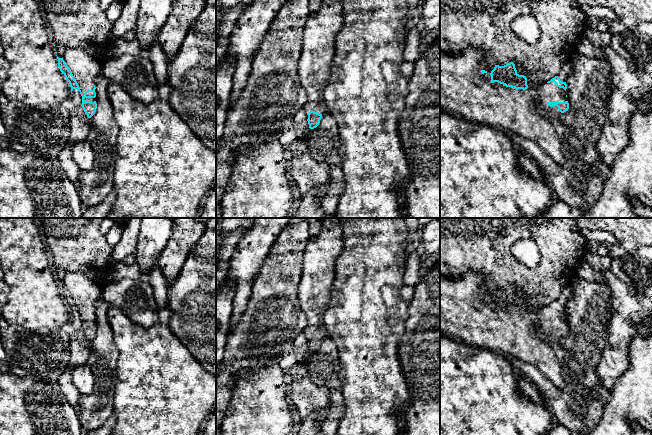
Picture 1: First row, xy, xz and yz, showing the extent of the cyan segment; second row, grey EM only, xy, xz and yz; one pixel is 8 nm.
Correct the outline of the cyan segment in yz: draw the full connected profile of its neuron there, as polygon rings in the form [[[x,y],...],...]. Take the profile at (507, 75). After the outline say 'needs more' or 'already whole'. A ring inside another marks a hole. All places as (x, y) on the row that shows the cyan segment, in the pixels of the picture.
[[[469,48],[462,54],[447,54],[440,50],[440,110],[450,111],[460,115],[467,121],[475,122],[479,125],[509,130],[521,137],[533,140],[560,165],[565,165],[567,160],[563,151],[564,127],[560,120],[560,115],[569,109],[566,95],[566,81],[573,71],[573,62],[580,53],[575,53],[566,60],[557,76],[548,82],[527,84],[526,72],[521,75],[517,73],[513,62],[504,66],[495,65],[491,71],[491,80],[485,79],[482,75],[487,73],[483,64],[484,53],[479,48]]]; needs more

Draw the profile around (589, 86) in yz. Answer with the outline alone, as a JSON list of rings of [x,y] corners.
[[[579,54],[573,62],[573,71],[566,84],[569,109],[560,115],[564,127],[563,151],[567,160],[565,165],[555,162],[537,142],[525,139],[509,130],[498,129],[503,130],[518,148],[539,163],[547,173],[557,199],[572,207],[579,207],[585,212],[596,203],[603,188],[602,177],[589,173],[588,168],[602,161],[596,150],[596,144],[608,115],[608,101],[613,89],[610,65],[601,58]]]

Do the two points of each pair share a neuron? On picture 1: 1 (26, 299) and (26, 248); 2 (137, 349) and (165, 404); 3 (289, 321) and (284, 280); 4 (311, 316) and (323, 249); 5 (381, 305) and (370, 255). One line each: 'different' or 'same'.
1: same
2: same
3: same
4: same
5: same

